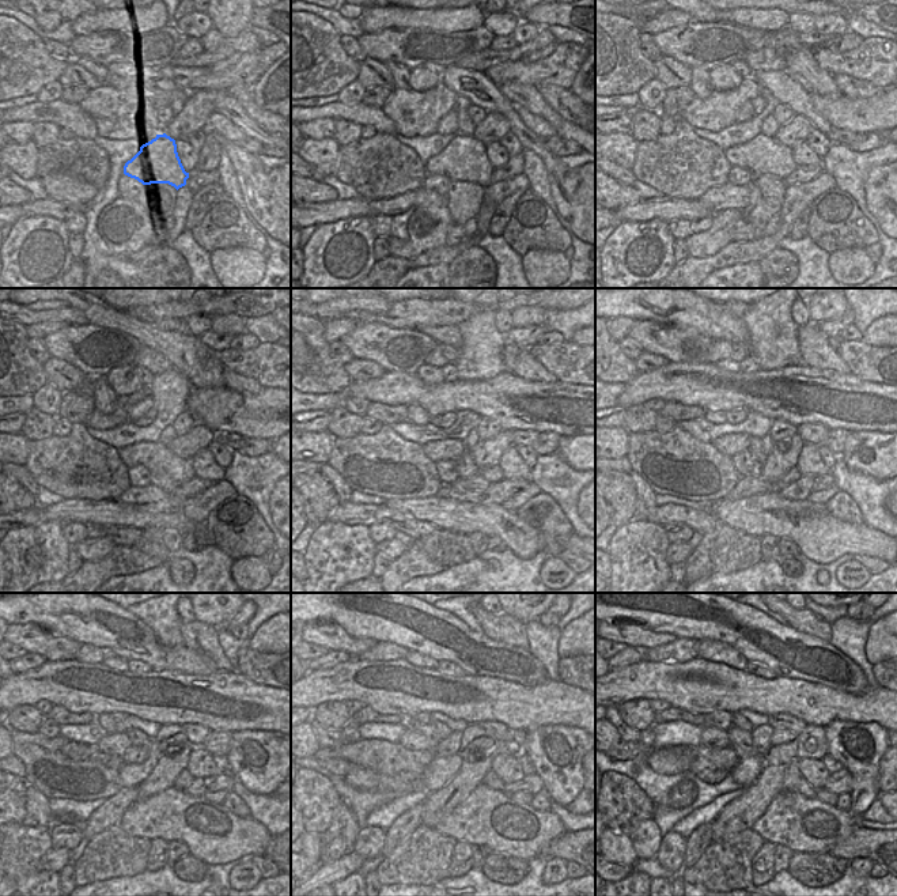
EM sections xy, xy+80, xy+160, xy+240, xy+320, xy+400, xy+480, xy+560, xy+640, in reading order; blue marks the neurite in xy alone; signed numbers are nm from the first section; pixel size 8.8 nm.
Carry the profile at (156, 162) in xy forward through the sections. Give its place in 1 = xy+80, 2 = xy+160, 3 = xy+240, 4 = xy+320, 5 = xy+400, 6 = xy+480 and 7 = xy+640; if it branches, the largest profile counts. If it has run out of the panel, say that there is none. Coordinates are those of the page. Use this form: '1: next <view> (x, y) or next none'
1: next xy+80 (465, 158)
2: next xy+160 (761, 155)
3: next xy+240 (151, 454)
4: next xy+320 (443, 449)
5: next xy+400 (730, 445)
6: next xy+480 (116, 744)
7: next xy+640 (712, 737)

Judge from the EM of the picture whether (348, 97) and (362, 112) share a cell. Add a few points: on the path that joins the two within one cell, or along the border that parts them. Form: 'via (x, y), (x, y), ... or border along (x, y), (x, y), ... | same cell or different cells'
border along (337, 101), (345, 104), (360, 102) | different cells

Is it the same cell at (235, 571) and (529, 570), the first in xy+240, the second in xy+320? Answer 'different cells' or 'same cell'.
different cells

